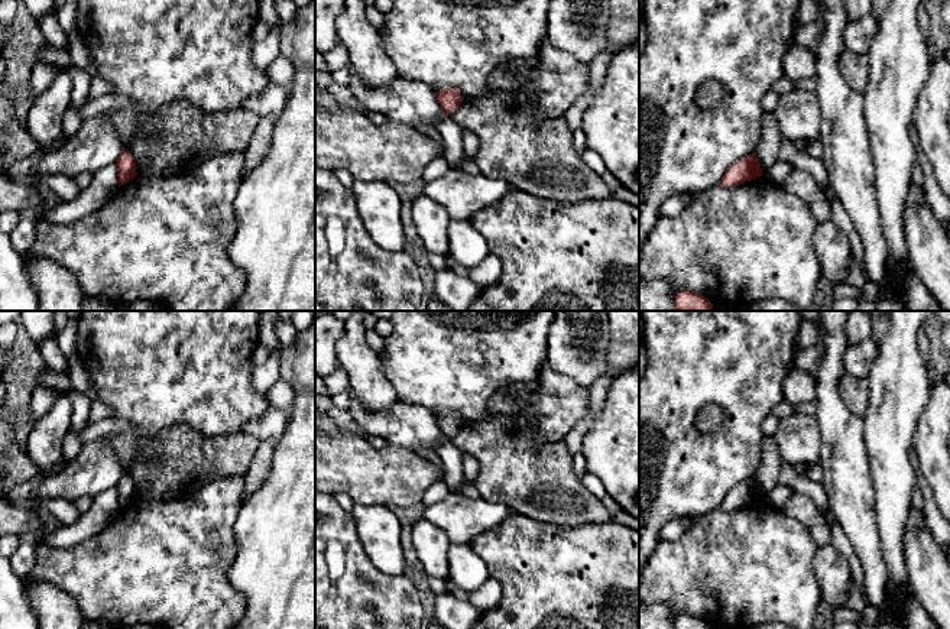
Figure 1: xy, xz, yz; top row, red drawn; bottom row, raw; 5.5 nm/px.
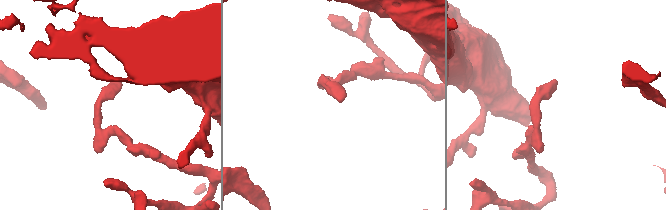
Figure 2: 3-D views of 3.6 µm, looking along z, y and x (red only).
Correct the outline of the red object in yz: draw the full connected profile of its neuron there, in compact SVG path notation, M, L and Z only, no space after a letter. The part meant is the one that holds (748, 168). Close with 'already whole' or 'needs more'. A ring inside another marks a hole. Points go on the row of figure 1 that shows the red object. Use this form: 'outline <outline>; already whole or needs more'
outline M756 153L733 163L720 181L723 187L736 187L746 181L762 176L762 169Z; already whole

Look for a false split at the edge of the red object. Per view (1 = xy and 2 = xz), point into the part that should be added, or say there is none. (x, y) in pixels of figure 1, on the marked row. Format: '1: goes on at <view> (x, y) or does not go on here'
1: does not go on here
2: does not go on here

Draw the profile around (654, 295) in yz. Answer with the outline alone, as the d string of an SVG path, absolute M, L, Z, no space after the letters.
M639 279L639 311L674 311L675 296L665 281Z

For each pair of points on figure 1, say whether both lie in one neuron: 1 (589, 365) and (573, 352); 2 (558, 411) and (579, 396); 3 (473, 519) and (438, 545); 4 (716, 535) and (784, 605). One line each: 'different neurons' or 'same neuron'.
1: same neuron
2: same neuron
3: different neurons
4: same neuron

